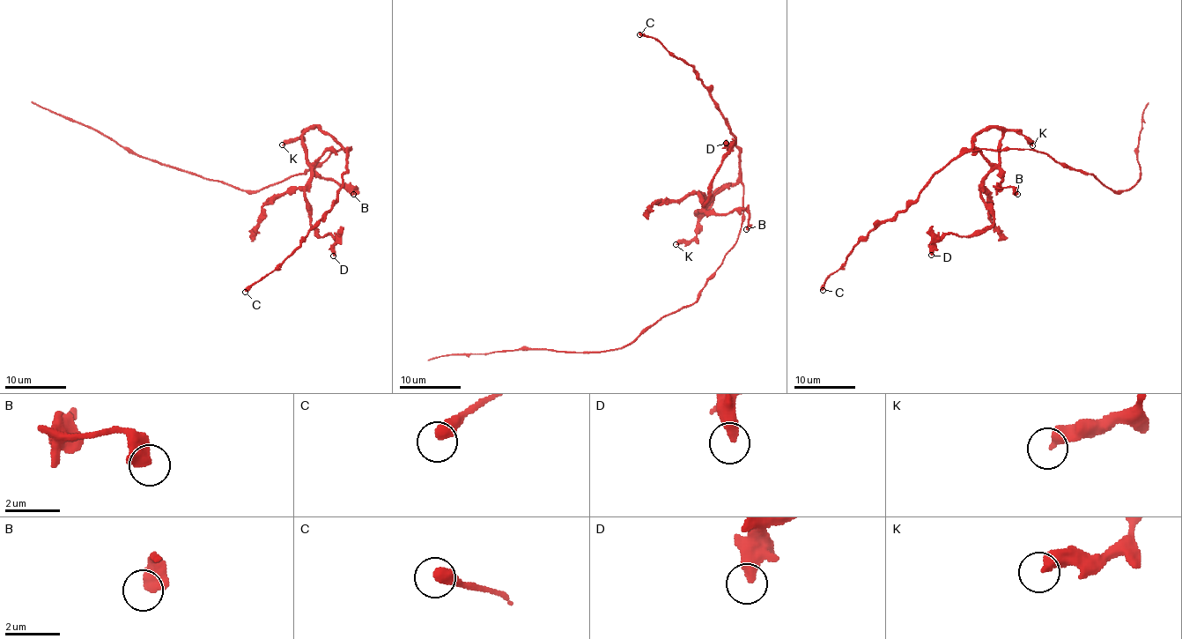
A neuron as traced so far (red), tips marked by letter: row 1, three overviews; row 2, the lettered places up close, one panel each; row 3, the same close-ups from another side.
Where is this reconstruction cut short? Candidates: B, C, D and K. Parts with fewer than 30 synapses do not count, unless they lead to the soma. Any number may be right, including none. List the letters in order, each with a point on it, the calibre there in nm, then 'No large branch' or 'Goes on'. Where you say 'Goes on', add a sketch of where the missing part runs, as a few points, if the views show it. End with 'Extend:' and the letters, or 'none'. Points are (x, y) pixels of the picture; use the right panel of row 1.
B: Place: (1017, 194). Thickness 480 nm. No large branch
C: Place: (823, 290). Thickness 480 nm. No large branch
D: Place: (931, 255). Thickness 420 nm. No large branch
K: Place: (1032, 145). Thickness 360 nm. No large branch
Extend: none

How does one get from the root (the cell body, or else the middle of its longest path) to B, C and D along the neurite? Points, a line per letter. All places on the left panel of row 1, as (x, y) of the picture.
B: (322, 162), (350, 148), (312, 126), (302, 137), (306, 160), (322, 177), (356, 187), (353, 194)
C: (322, 162), (331, 152), (350, 148), (347, 171), (343, 175), (343, 188), (336, 202), (281, 263), (245, 292)
D: (322, 162), (350, 148), (312, 126), (302, 137), (310, 168), (306, 208), (316, 233), (335, 239), (333, 256)

